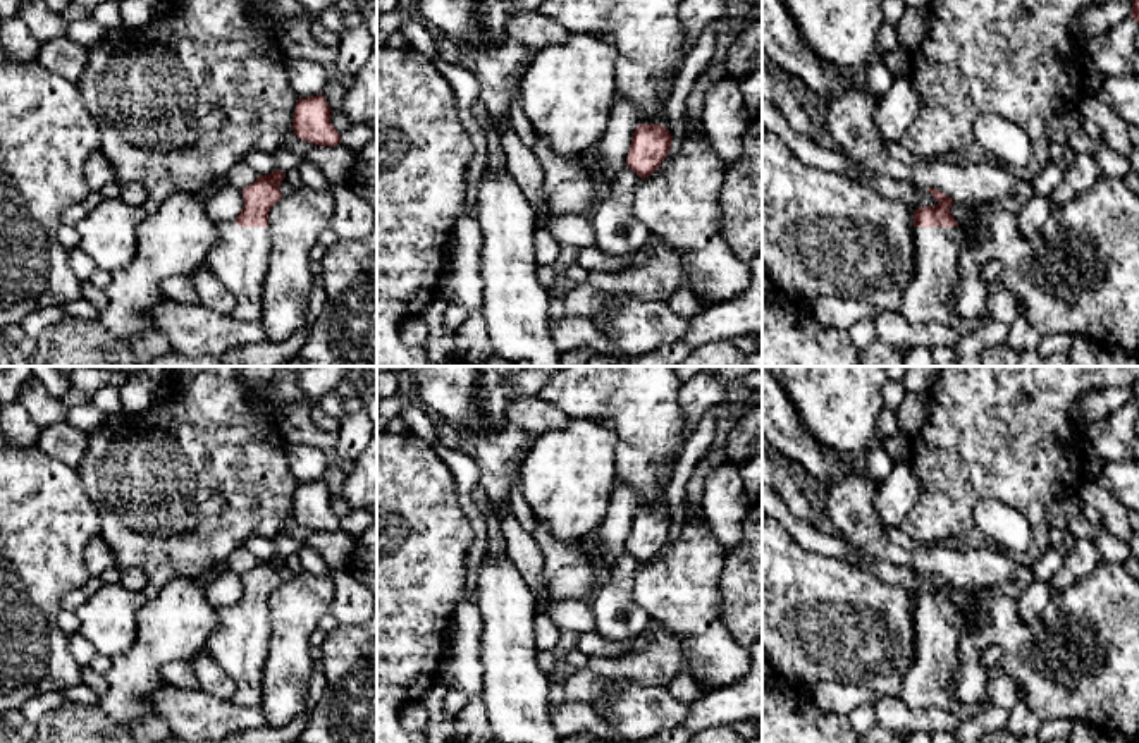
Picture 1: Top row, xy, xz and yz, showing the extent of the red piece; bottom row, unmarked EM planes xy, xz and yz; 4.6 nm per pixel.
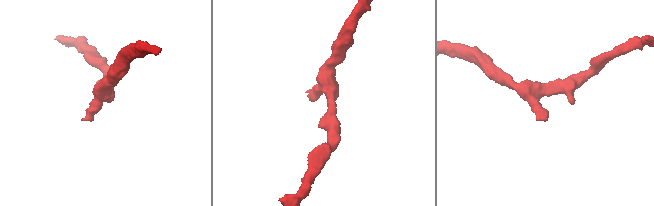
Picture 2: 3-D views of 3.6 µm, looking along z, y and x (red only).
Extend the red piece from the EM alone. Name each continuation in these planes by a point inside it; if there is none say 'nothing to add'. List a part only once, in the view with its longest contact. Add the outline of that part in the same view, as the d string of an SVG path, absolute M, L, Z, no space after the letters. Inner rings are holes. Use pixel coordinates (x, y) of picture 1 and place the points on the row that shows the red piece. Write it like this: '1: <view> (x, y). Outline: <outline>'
1: yz (938, 251). Outline: M914 227L914 275L898 310L908 323L939 322L969 334L994 322L986 310L962 320L950 308L962 255L958 227Z

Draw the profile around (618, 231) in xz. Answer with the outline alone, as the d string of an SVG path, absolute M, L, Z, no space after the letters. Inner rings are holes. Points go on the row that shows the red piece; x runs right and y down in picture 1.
M625 165L618 177L602 187L592 217L595 246L613 256L625 256L650 239L650 230L633 213L633 191L640 177Z

